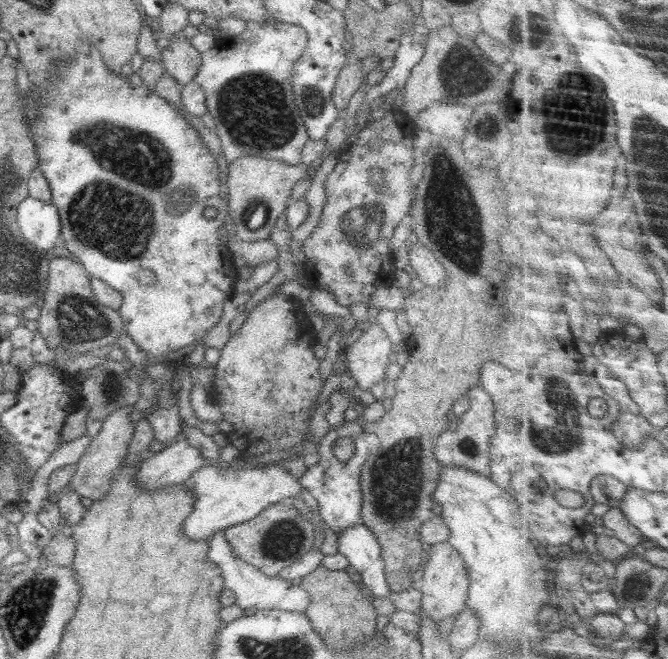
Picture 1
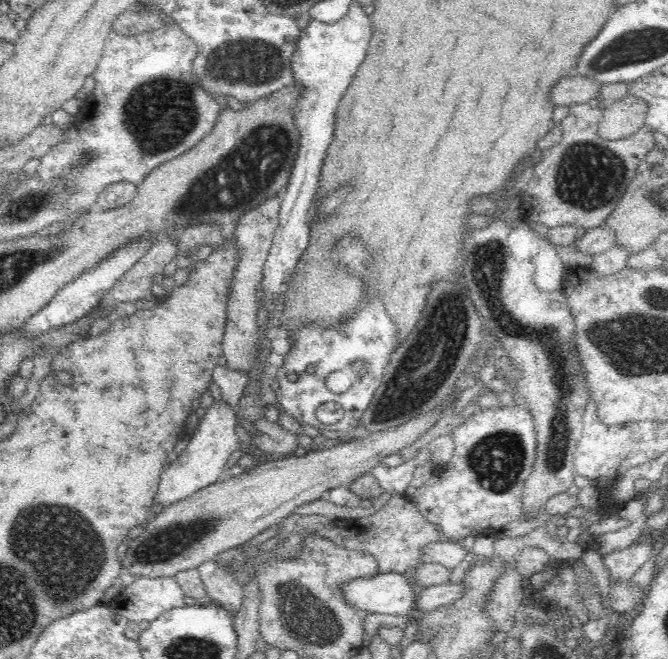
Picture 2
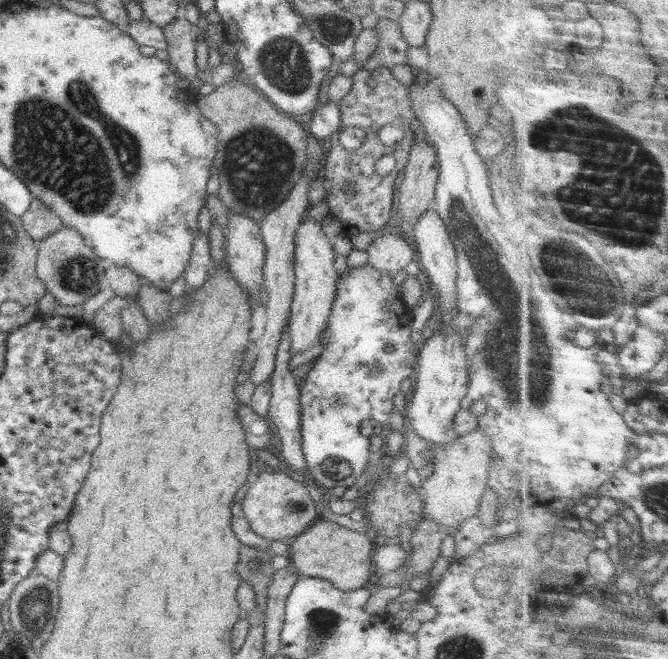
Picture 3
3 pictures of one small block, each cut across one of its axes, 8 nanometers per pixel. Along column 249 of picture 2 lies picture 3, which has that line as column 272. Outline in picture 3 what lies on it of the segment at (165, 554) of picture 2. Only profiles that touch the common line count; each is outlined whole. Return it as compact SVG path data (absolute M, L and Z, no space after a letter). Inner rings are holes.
M279 471L260 472L253 475L253 481L242 501L244 502L242 510L252 532L256 532L258 536L262 536L268 542L271 540L289 542L293 537L298 536L320 517L320 507L308 492L309 489L304 483Z

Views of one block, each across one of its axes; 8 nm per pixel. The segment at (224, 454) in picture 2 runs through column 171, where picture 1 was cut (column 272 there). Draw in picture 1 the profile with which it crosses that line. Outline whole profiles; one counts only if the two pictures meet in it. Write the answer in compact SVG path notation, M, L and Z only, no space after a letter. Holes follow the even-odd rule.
M262 462L248 469L228 467L226 470L206 463L198 467L183 484L195 501L190 515L184 519L182 532L194 542L209 540L212 534L220 530L248 522L268 506L280 503L289 496L299 496L303 490L290 471L276 462Z

